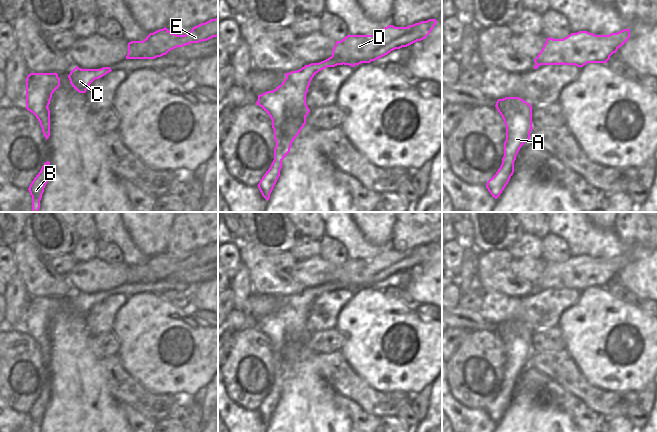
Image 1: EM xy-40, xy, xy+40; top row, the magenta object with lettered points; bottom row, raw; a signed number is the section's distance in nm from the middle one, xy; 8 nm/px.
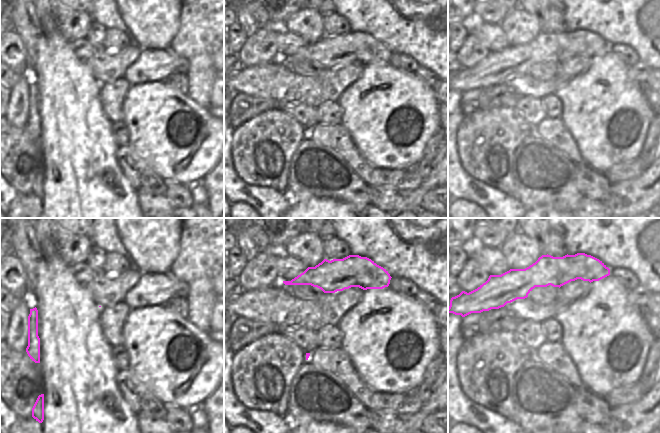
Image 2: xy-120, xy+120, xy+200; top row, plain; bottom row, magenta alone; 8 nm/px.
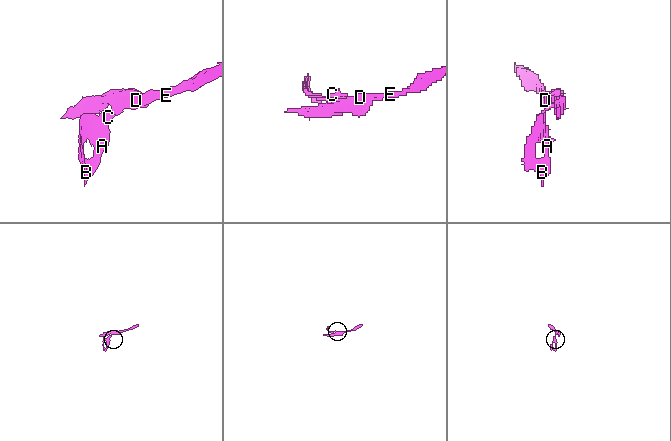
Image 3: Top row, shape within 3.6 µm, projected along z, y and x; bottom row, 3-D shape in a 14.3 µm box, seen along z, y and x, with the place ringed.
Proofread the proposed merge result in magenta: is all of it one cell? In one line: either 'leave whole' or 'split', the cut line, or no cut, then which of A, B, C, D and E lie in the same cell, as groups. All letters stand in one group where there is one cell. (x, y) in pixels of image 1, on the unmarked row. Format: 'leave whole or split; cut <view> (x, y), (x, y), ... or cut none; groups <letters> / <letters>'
split; cut xy (326, 283), (339, 285), (342, 288); groups A B C / D E

